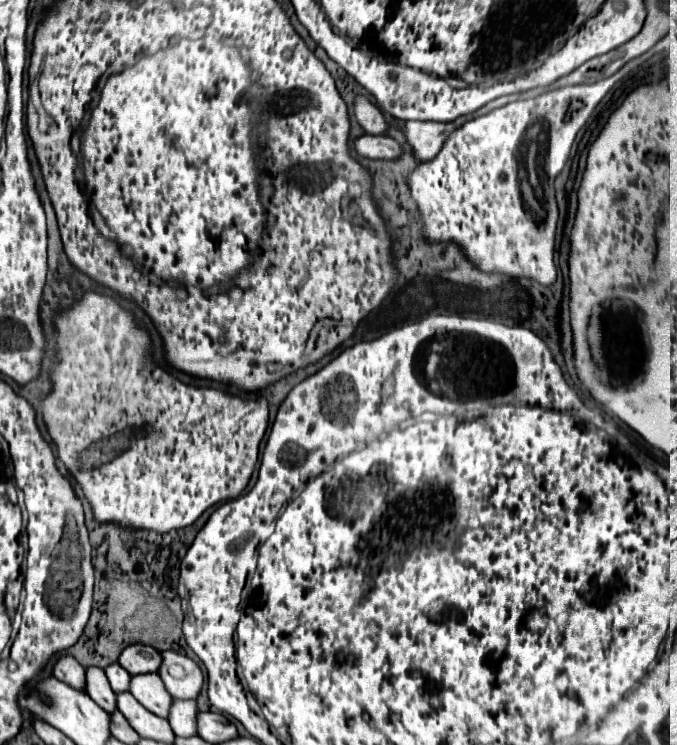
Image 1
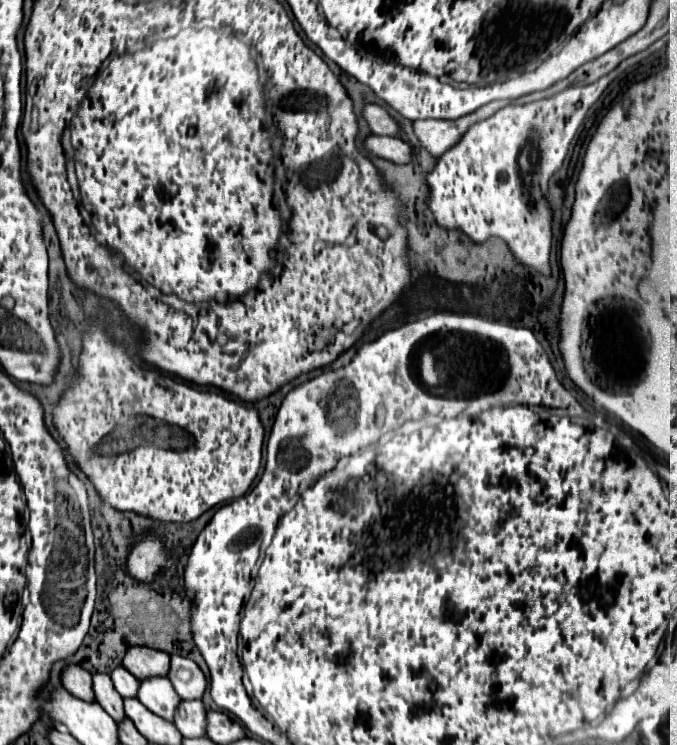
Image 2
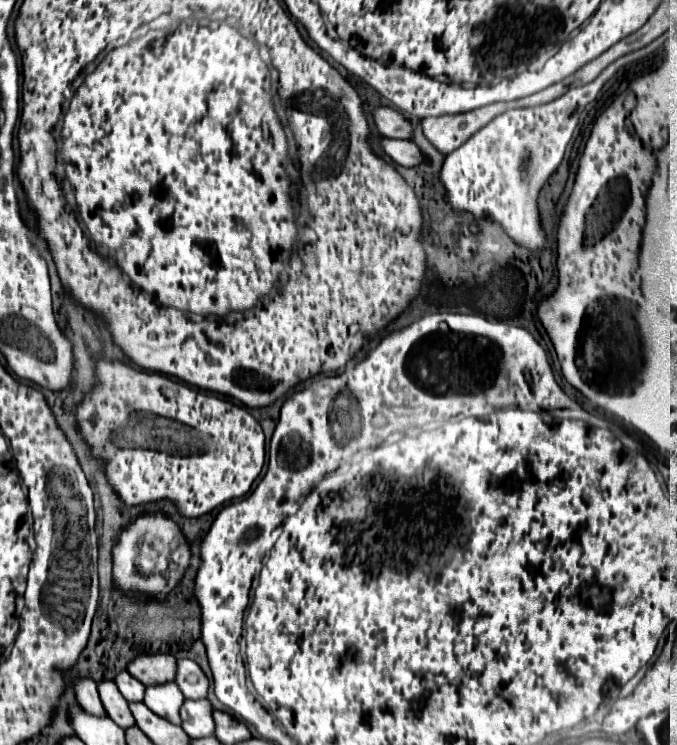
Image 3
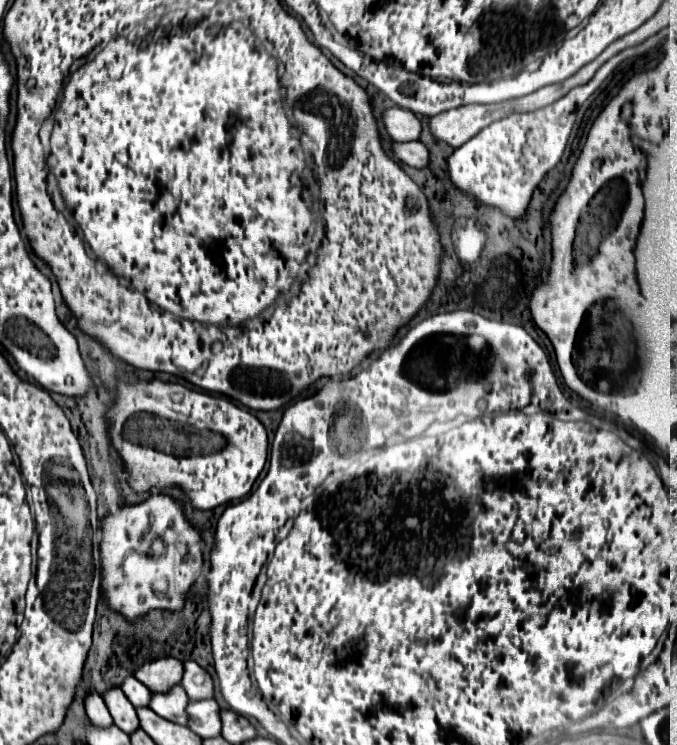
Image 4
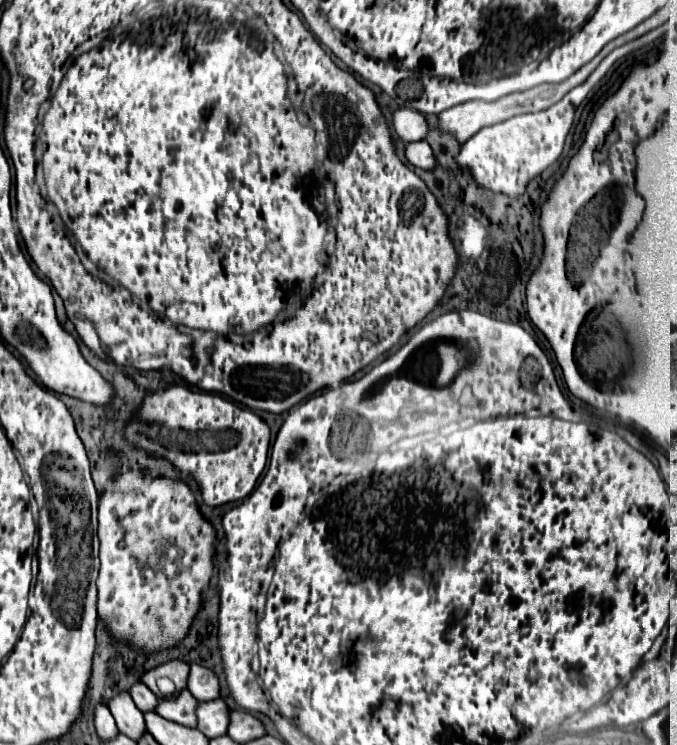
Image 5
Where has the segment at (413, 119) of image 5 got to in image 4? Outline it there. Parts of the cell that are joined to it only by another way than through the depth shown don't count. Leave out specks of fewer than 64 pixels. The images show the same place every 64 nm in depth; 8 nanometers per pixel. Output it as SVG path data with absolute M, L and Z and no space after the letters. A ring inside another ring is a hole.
M398 106L384 110L382 124L384 124L386 132L390 134L390 138L396 140L396 142L418 140L420 130L422 130L420 120L412 112L408 112L404 108L398 108Z

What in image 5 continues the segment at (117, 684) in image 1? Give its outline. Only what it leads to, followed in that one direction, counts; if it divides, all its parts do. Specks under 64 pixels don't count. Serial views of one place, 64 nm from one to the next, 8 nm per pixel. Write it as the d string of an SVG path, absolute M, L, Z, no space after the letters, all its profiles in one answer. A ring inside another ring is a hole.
M142 682L132 684L132 688L128 690L128 694L132 696L134 704L136 704L142 712L148 712L148 710L154 710L154 708L156 708L158 698L156 698L156 696L150 692L150 688L148 688L148 686L144 686Z

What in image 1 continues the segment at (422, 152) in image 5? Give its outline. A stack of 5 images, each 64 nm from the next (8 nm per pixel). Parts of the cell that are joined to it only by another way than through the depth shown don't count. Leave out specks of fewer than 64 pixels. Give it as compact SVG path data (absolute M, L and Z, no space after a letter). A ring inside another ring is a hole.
M364 134L354 140L354 148L360 156L364 158L398 158L402 154L402 148L398 146L396 140L388 136L370 136Z

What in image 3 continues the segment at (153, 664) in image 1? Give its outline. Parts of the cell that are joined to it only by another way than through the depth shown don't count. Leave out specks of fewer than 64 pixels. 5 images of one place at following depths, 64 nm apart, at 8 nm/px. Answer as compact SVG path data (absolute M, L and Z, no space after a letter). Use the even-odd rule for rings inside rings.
M154 654L154 656L136 656L132 664L126 668L136 680L140 680L144 686L152 684L164 684L168 680L174 680L176 674L176 658L170 654Z

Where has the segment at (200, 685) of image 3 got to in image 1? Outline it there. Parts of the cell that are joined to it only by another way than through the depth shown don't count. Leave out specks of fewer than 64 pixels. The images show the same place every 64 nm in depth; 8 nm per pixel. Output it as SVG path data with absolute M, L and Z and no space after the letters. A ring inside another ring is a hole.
M172 650L162 652L162 664L158 668L158 674L172 698L188 700L200 694L204 676L198 664L188 656Z

